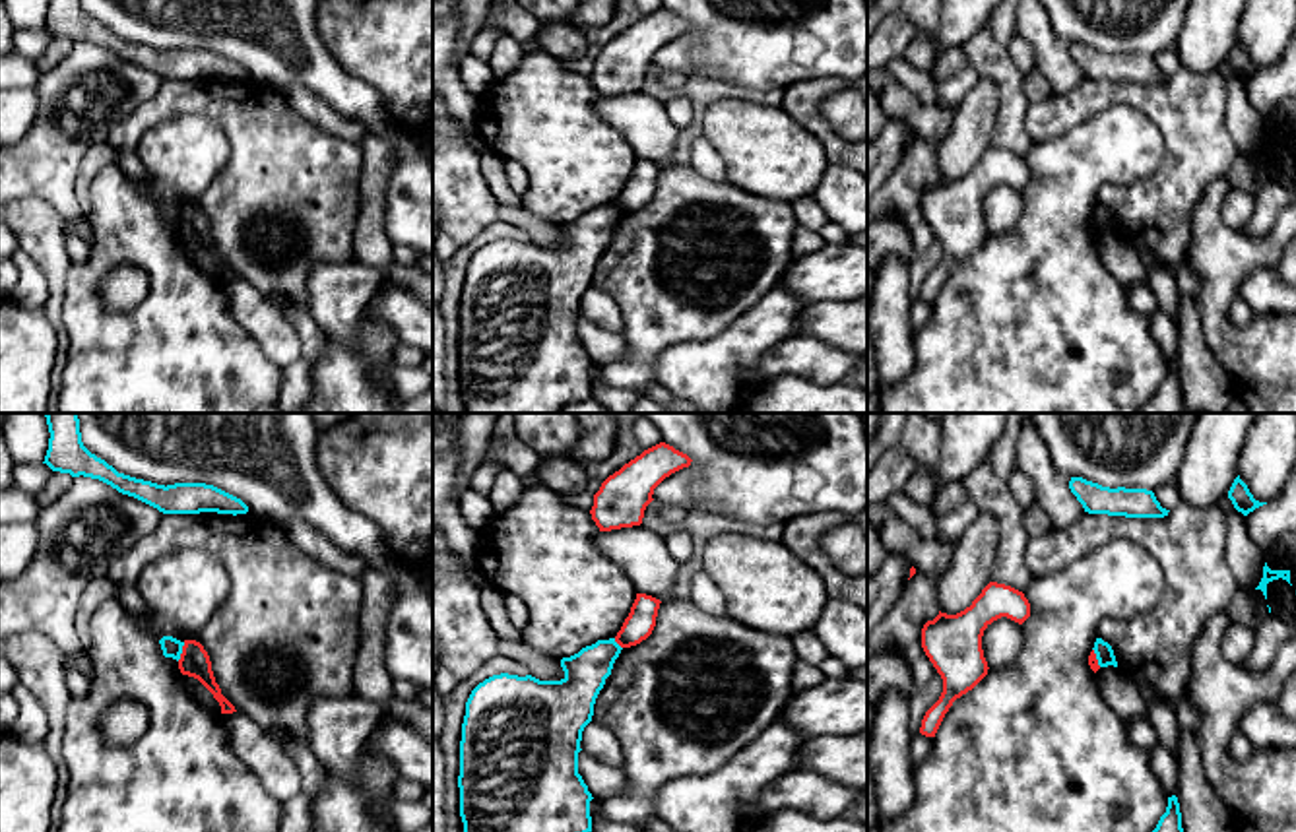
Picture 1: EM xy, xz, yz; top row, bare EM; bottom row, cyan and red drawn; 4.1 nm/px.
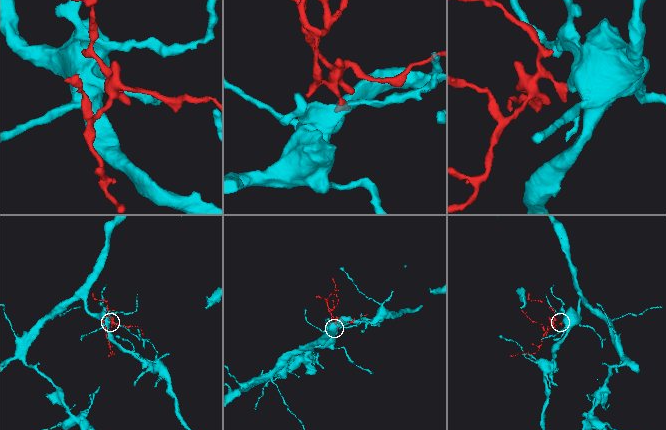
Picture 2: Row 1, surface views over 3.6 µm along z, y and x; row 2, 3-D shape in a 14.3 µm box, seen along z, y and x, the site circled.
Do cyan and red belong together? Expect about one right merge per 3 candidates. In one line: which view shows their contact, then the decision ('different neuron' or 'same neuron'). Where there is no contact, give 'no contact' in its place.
contact in xy; different neuron

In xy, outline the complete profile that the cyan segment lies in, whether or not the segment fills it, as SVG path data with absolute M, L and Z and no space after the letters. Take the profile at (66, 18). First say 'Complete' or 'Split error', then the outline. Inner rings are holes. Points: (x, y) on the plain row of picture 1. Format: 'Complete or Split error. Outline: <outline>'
Complete. Outline: M50 0L43 29L52 37L70 39L72 43L83 41L99 45L118 58L134 62L163 80L217 78L237 81L248 78L248 72L241 64L213 50L175 48L165 52L118 39L83 12L81 0Z

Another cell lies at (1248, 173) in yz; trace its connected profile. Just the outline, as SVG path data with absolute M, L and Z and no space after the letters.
M1240 155L1226 173L1230 188L1257 194L1269 184L1267 165L1261 155Z

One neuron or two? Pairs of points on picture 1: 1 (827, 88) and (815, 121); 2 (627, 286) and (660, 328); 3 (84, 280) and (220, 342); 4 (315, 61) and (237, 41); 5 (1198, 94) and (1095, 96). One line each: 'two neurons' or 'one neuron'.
1: one neuron
2: one neuron
3: one neuron
4: one neuron
5: one neuron

